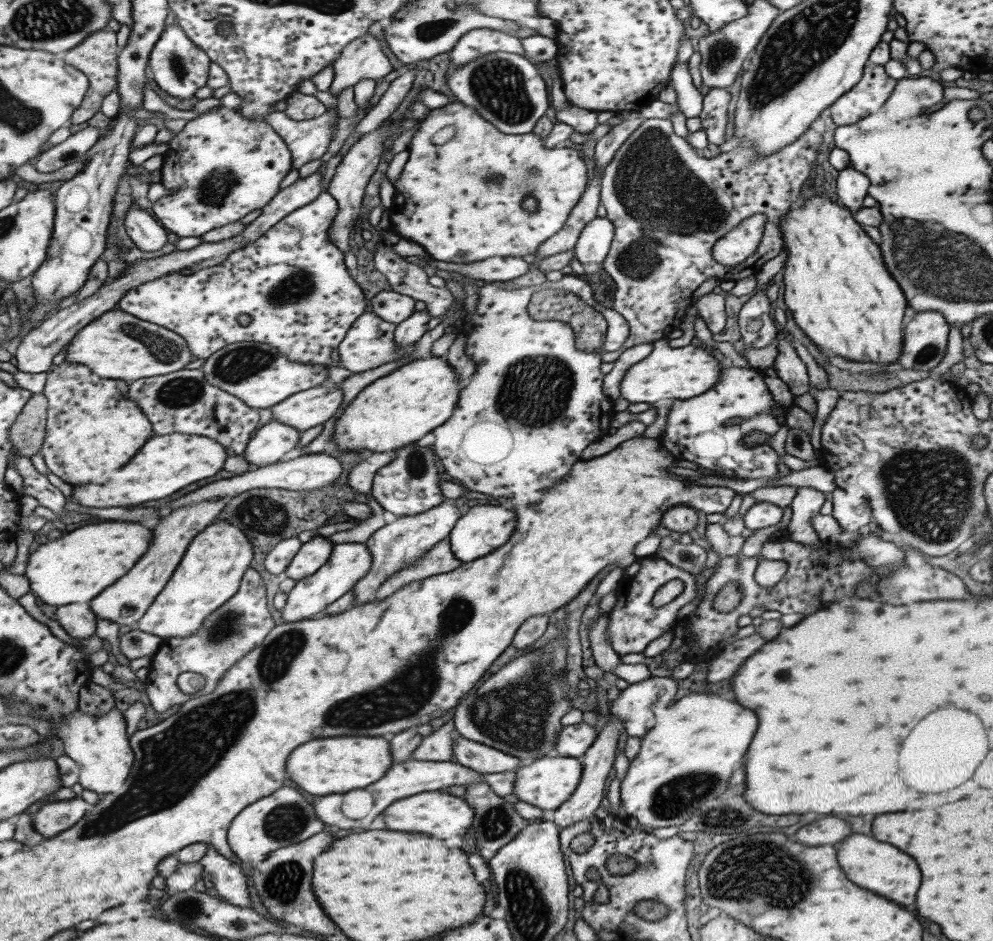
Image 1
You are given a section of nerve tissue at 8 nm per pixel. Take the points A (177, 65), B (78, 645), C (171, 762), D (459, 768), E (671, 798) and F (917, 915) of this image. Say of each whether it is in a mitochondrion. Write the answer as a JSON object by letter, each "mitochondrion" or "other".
{"A":"mitochondrion","B":"other","C":"mitochondrion","D":"other","E":"mitochondrion","F":"other"}

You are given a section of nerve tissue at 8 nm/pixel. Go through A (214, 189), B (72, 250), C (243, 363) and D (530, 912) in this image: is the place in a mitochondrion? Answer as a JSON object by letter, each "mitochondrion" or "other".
{"A":"mitochondrion","B":"other","C":"mitochondrion","D":"mitochondrion"}

